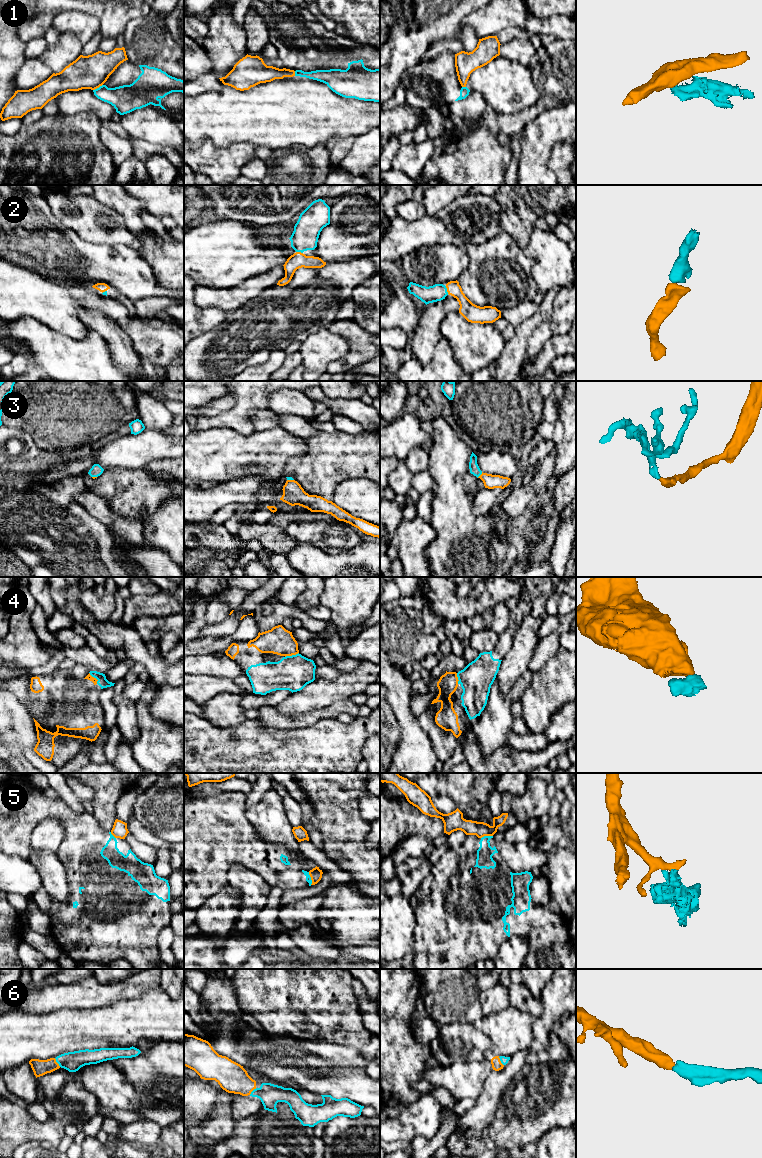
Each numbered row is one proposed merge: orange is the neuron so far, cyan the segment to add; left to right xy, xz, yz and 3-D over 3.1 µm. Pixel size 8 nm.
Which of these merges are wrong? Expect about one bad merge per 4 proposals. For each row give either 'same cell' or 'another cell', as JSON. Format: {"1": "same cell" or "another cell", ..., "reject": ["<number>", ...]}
{"1": "another cell", "2": "same cell", "3": "same cell", "4": "same cell", "5": "another cell", "6": "same cell", "reject": ["1", "5"]}

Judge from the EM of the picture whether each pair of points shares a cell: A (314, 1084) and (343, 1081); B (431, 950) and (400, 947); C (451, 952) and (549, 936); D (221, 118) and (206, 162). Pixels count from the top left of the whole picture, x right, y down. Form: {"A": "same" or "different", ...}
{"A": "same", "B": "different", "C": "same", "D": "different"}

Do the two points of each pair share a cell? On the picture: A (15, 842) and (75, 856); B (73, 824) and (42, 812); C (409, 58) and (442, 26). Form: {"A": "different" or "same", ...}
{"A": "same", "B": "same", "C": "same"}

